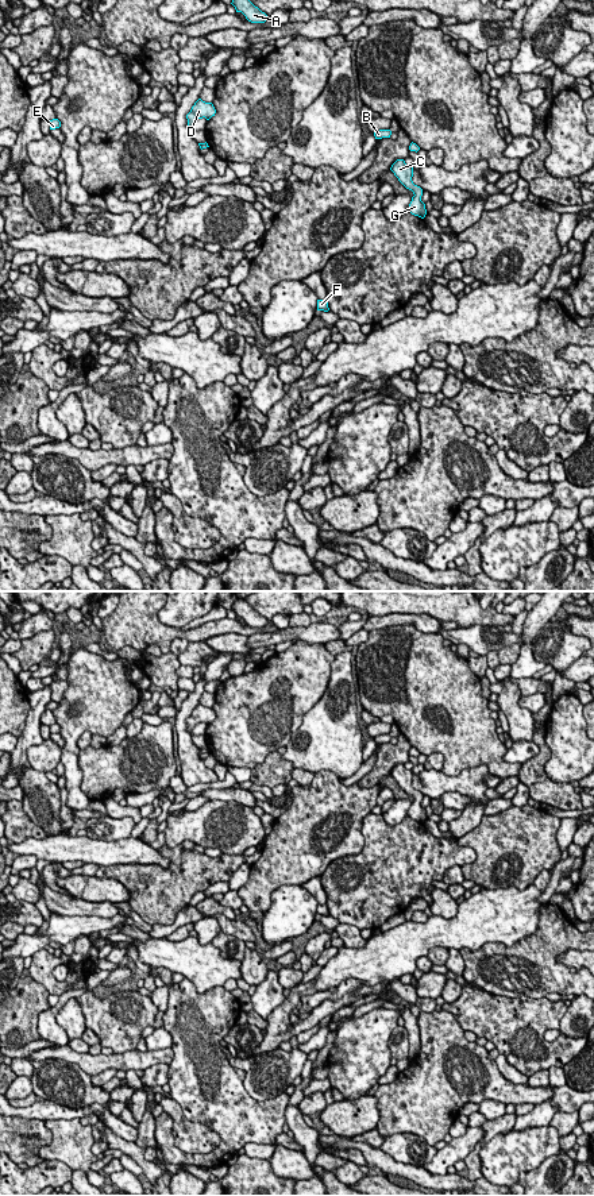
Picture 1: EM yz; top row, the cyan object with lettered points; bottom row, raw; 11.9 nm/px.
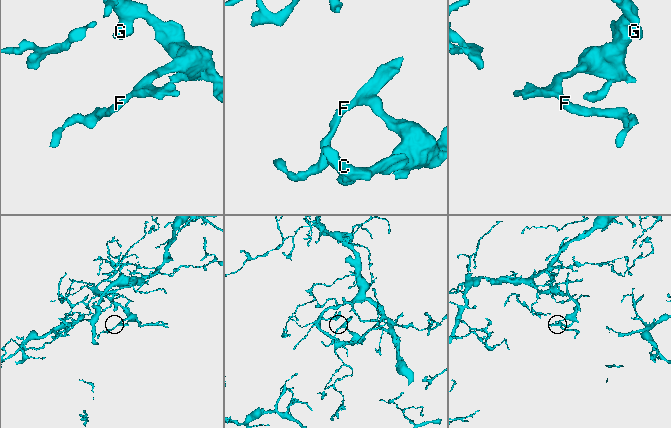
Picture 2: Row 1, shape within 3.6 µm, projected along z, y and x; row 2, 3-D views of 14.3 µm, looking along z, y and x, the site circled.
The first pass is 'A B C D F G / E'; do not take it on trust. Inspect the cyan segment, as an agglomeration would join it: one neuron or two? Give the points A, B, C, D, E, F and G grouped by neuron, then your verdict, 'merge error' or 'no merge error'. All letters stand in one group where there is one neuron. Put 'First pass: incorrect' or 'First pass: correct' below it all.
groups A B C D E F G; no merge error
First pass: incorrect

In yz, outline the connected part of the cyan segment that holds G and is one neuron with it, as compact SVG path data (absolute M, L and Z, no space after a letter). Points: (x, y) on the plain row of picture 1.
M397 764L390 775L394 778L394 780L398 783L398 786L409 795L413 796L412 806L409 809L408 815L418 821L421 823L425 822L427 814L425 809L421 806L423 800L423 794L417 790L413 788L412 782L413 782L413 772L410 769L406 769L404 764Z

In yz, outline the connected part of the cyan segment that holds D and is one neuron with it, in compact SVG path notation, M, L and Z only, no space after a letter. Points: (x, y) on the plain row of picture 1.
M198 703L192 711L190 717L186 719L188 732L193 736L193 728L197 724L205 722L207 725L209 725L212 721L215 721L215 718L216 714L212 707L205 707L201 703Z

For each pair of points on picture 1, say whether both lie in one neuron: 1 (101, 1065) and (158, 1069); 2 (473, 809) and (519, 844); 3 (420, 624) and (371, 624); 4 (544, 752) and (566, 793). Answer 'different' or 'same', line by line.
1: different
2: different
3: same
4: same

